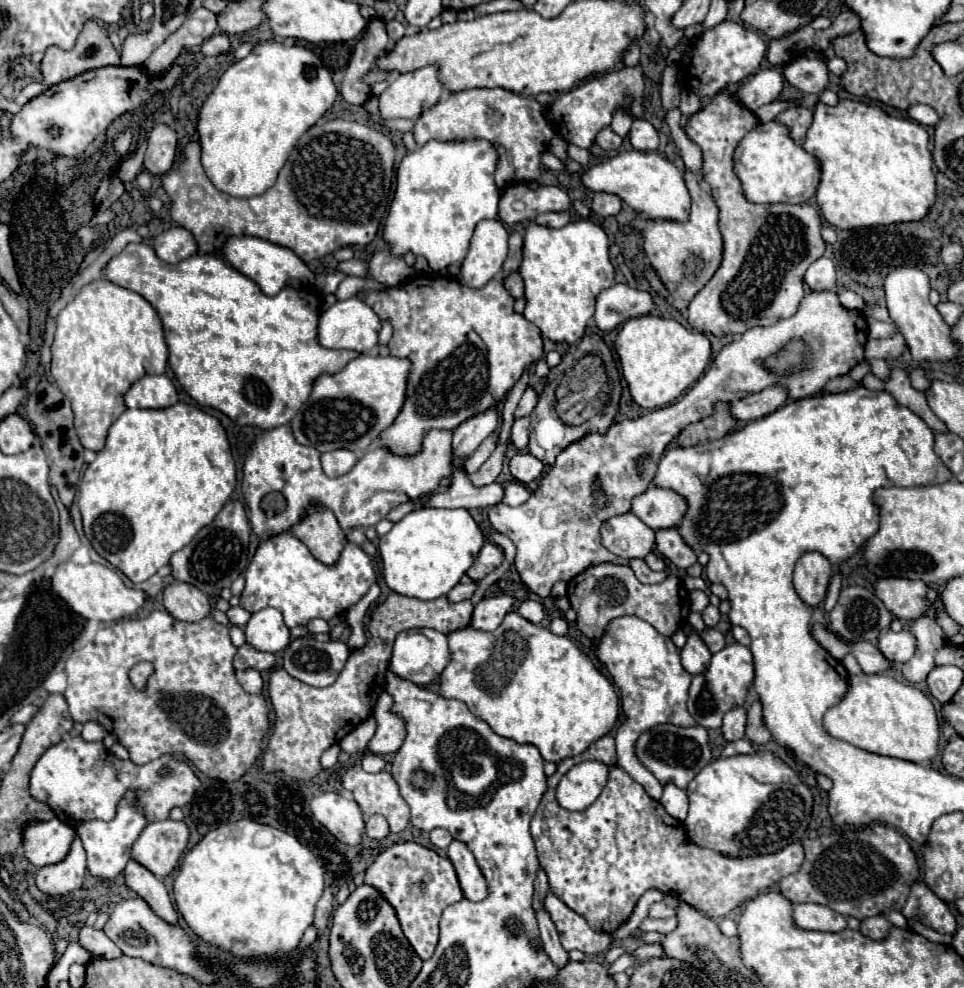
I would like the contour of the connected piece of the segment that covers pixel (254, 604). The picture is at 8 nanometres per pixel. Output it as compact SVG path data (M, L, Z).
M279 533L257 547L245 571L245 581L247 585L241 593L241 607L245 607L249 613L263 607L275 607L283 613L285 625L295 627L307 625L315 617L327 621L345 613L375 583L375 571L371 559L354 543L345 545L335 567L327 567L325 563L317 561L295 535Z

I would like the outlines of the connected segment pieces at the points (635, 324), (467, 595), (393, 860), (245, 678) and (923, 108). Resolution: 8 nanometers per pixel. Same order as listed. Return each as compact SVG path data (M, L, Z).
M641 315L623 323L615 349L631 397L645 409L659 409L679 399L701 377L711 357L711 343L703 333L685 329L675 319L655 315Z
M471 581L471 583L467 583L467 585L457 585L457 587L453 587L449 593L447 593L447 597L449 597L449 601L453 601L453 603L457 603L457 601L463 601L463 599L471 599L471 595L475 593L475 589L477 589L477 583L475 581Z
M413 841L393 843L375 857L365 873L365 883L377 887L383 897L395 907L401 929L413 945L415 953L423 961L429 959L439 941L439 917L443 909L463 899L463 891L451 859Z
M245 669L245 671L235 671L239 685L247 691L247 693L261 693L263 689L263 679L255 669Z
M917 103L917 105L911 105L907 109L909 117L921 125L935 125L939 121L939 115L929 107L929 105L923 105L923 103Z

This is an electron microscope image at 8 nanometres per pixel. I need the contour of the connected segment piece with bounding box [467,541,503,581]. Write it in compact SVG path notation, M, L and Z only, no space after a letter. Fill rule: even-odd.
M485 541L481 551L477 553L477 559L469 567L467 575L475 581L481 581L485 575L489 575L495 567L499 567L503 561L503 549L491 541Z

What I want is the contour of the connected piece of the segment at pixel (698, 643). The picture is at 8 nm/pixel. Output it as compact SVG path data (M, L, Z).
M695 633L689 635L687 645L681 651L683 667L691 675L701 675L701 671L705 671L705 667L709 667L709 659L711 659L711 653L709 653L707 645L701 641L701 637Z

